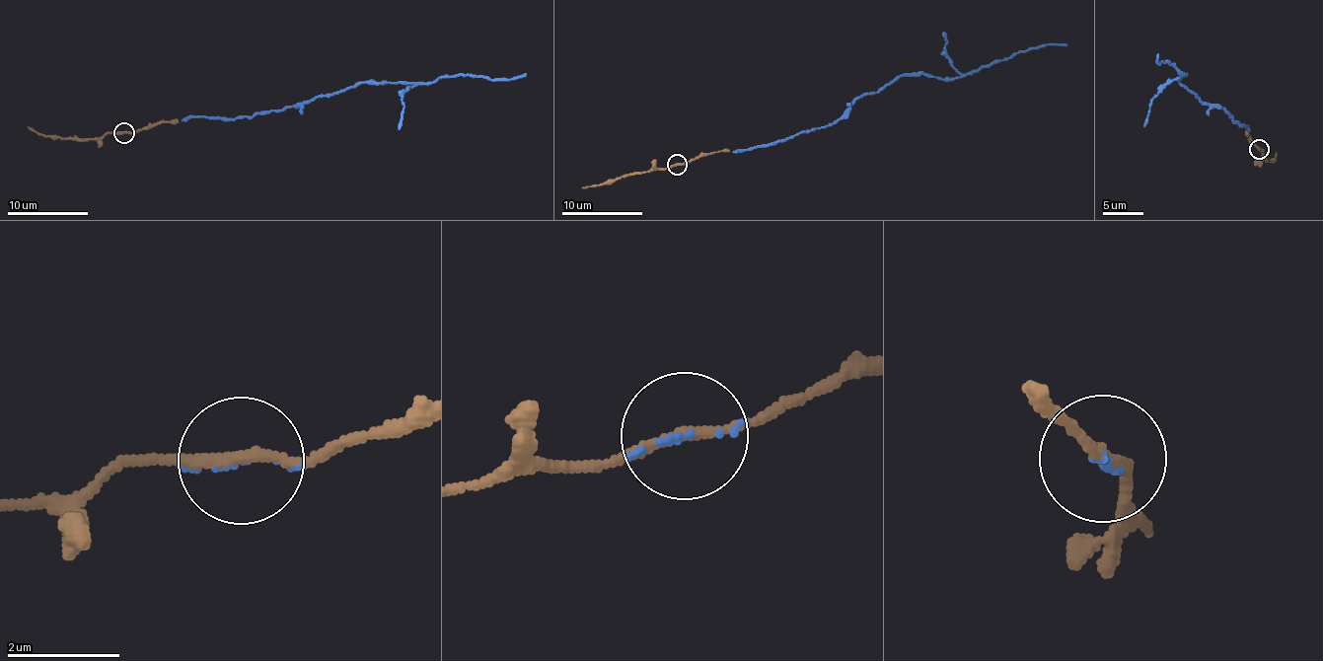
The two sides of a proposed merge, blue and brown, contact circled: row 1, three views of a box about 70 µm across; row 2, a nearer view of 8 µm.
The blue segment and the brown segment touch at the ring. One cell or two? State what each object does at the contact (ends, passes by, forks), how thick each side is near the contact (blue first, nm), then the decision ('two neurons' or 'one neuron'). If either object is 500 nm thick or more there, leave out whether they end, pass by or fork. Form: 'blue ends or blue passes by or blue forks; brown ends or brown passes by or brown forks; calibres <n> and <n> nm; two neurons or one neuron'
blue ends; brown passes by; calibres 80 and 180 nm; one neuron

